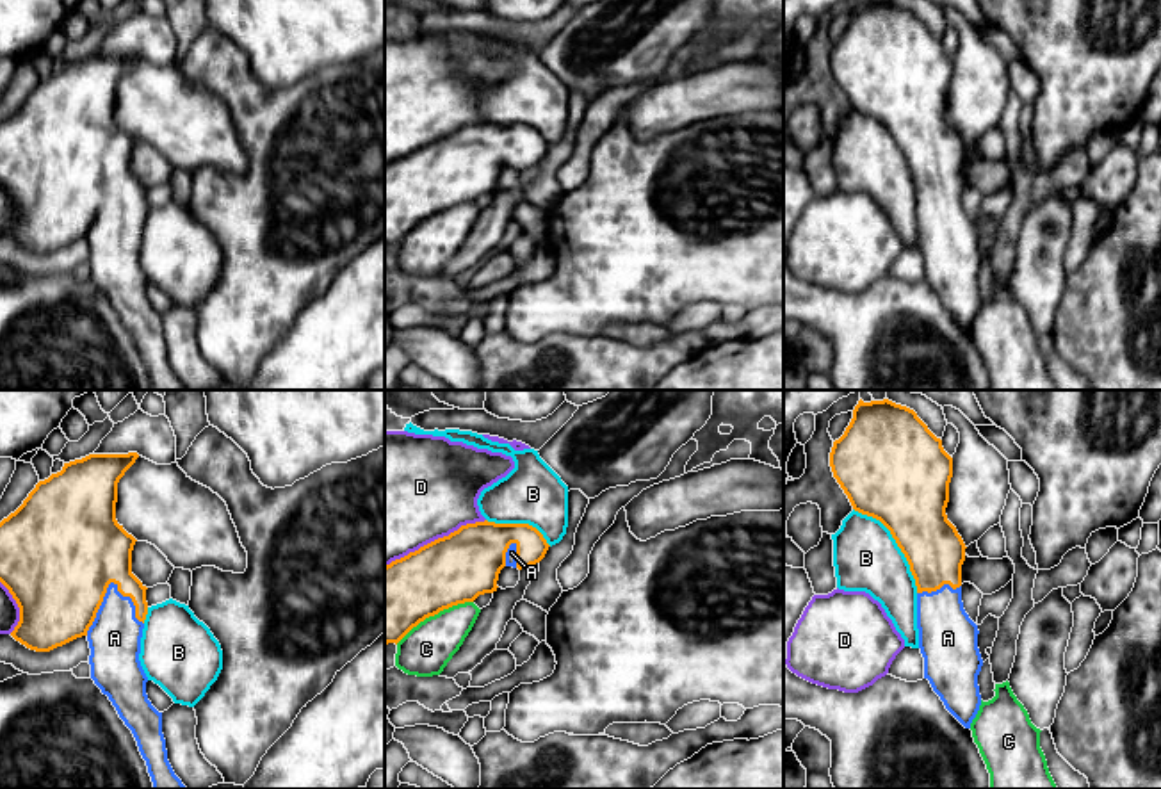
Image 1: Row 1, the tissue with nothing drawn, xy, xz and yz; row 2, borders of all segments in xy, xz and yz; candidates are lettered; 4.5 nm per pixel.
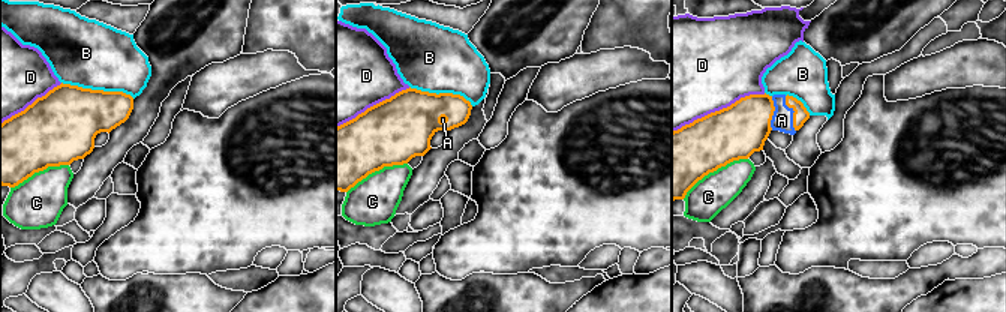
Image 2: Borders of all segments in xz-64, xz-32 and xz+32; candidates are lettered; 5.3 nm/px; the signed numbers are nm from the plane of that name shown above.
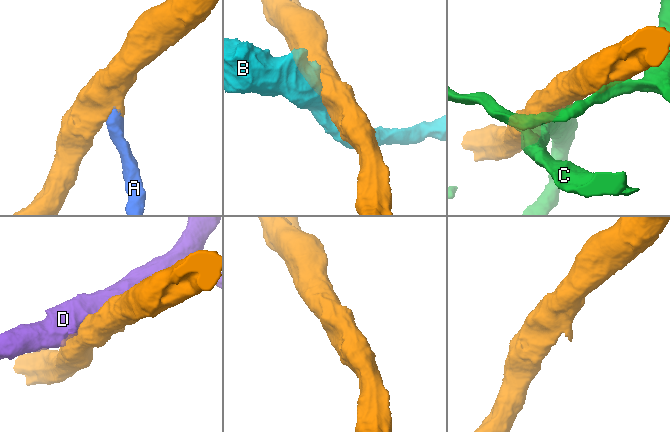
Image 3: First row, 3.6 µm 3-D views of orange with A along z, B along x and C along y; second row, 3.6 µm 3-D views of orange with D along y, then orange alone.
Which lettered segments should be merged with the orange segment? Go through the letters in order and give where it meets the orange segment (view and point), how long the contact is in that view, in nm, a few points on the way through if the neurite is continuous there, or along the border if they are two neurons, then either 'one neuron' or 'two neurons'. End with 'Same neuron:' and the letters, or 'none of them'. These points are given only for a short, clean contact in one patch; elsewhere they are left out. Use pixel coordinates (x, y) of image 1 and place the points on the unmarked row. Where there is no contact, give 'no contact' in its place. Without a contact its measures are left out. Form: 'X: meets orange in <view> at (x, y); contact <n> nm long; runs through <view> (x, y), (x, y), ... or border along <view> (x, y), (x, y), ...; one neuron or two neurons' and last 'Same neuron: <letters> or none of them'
A: meets orange in xy at (100, 205); contact 280 nm long; runs through xy (57, 170), (100, 205), (113, 218), (114, 239); one neuron
B: meets orange in yz at (896, 143); contact 480 nm long; two neurons
C: meets orange in xz at (433, 216); contact 400 nm long; two neurons
D: meets orange in xz at (435, 141); contact 500 nm long; two neurons
Same neuron: A

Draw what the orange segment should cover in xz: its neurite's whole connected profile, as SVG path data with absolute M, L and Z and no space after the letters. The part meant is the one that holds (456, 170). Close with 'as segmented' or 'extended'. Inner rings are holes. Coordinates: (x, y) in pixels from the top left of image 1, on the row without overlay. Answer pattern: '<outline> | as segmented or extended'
M529 125L461 126L385 167L385 246L399 244L429 217L497 192L504 167L540 164L548 144Z | extended

